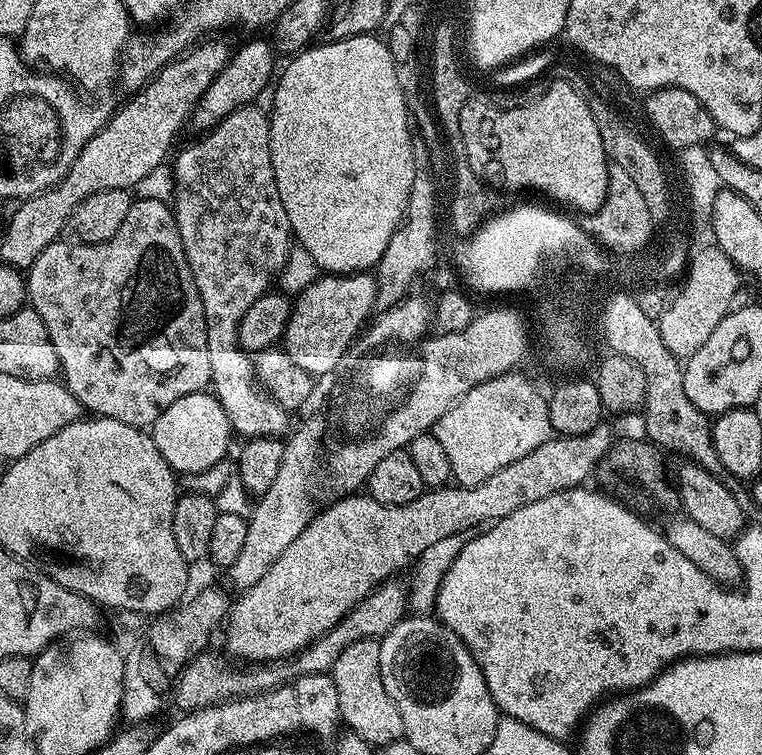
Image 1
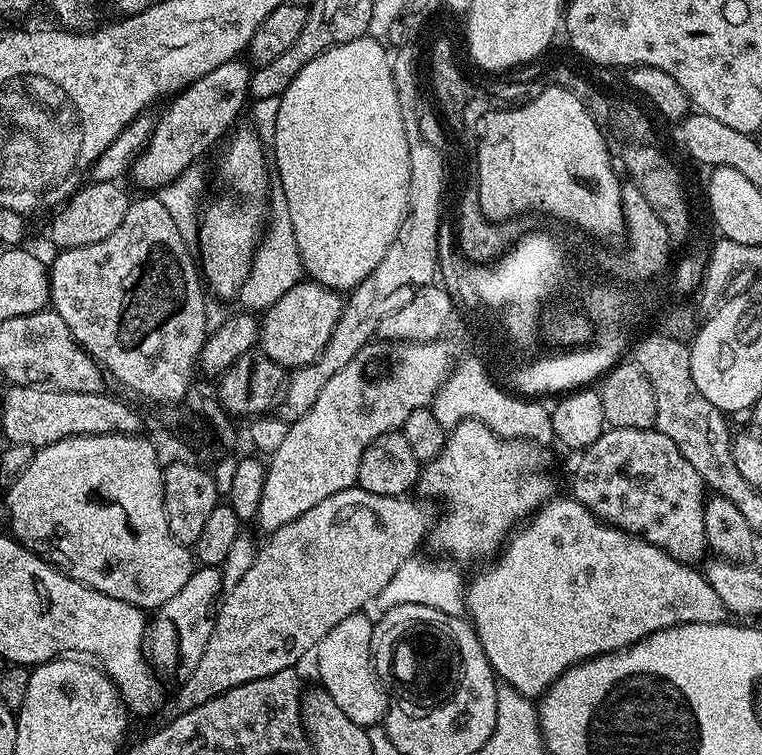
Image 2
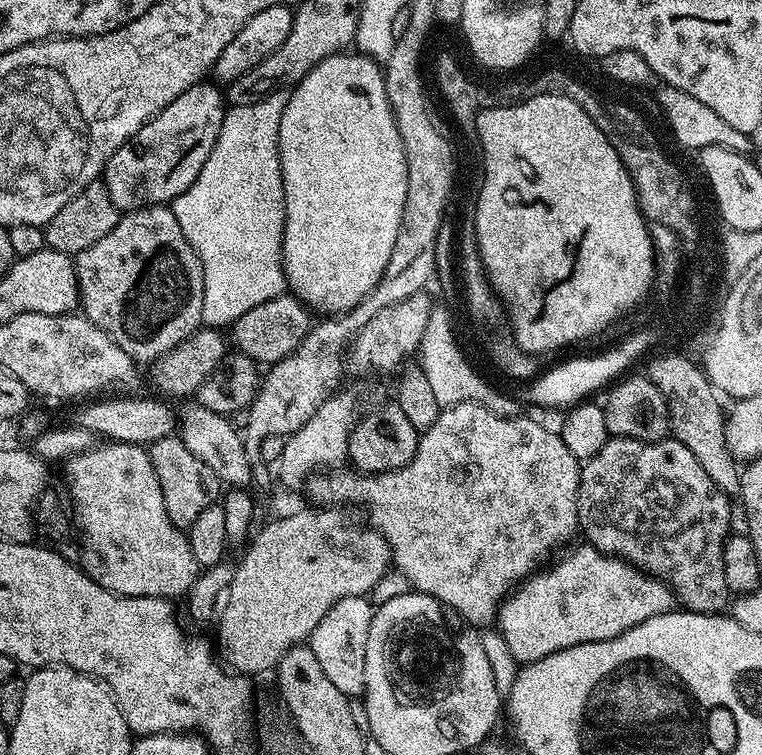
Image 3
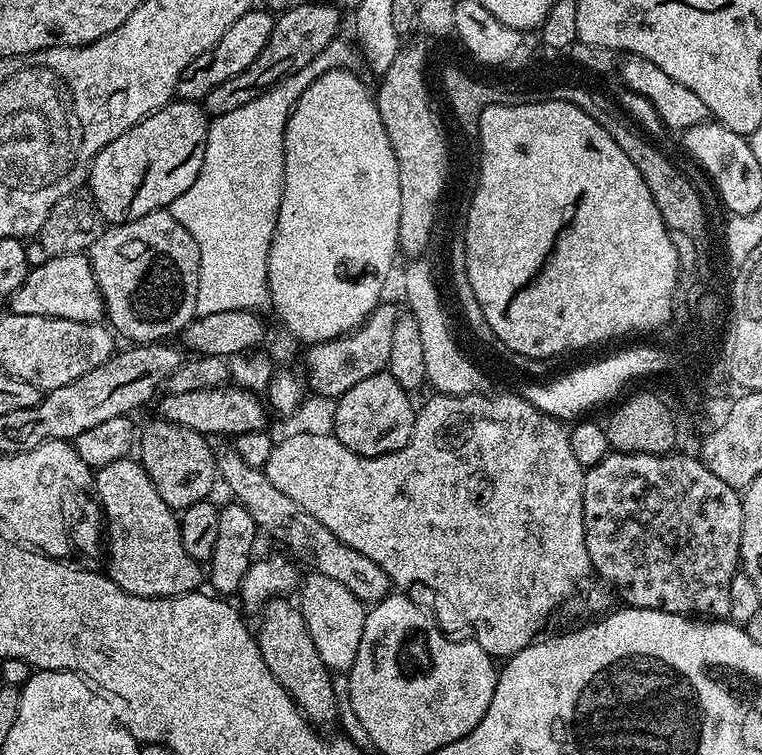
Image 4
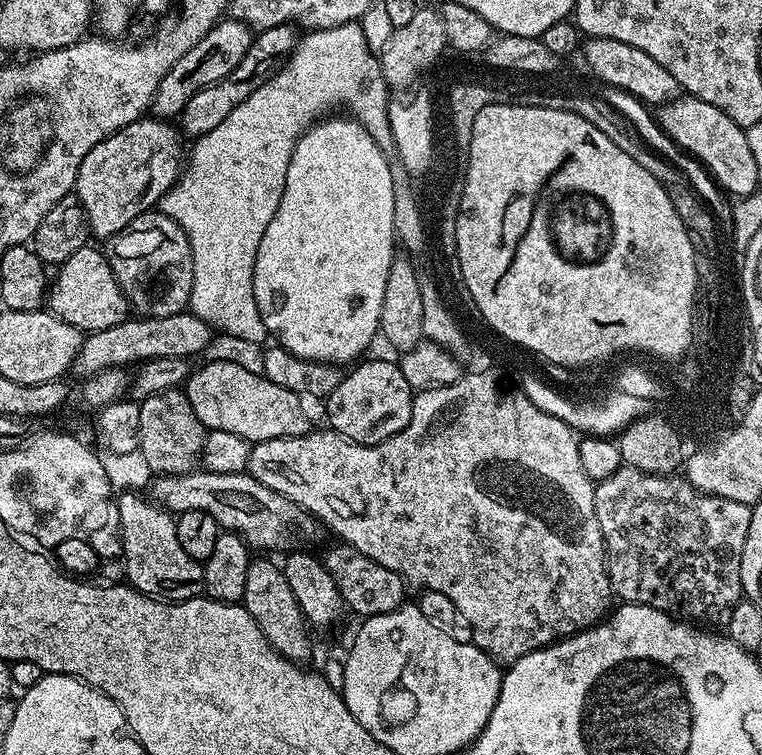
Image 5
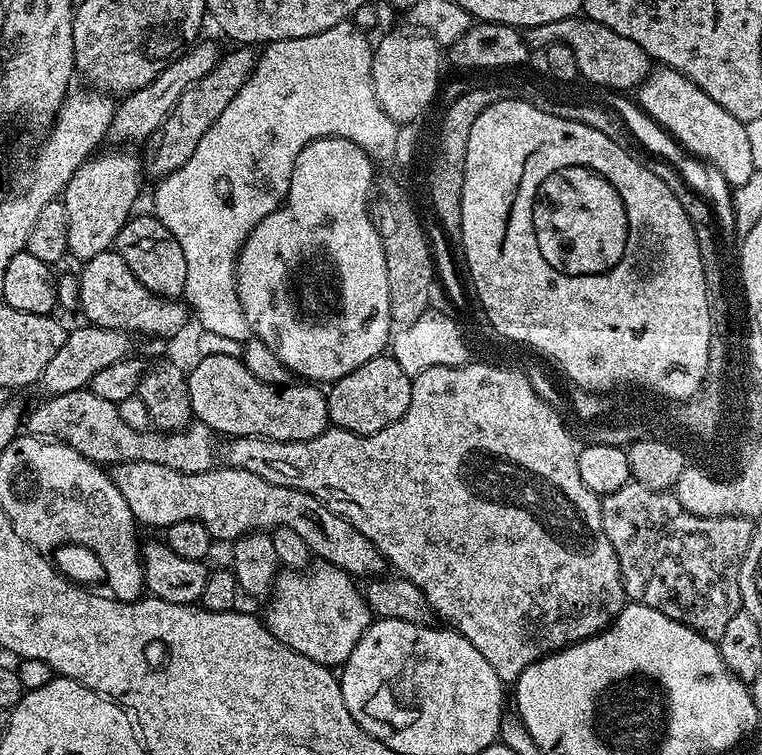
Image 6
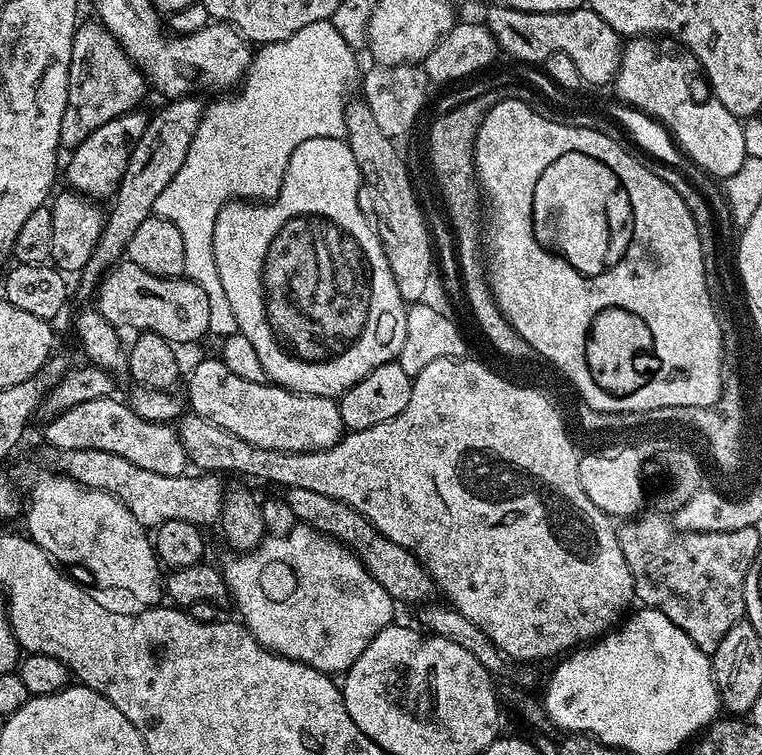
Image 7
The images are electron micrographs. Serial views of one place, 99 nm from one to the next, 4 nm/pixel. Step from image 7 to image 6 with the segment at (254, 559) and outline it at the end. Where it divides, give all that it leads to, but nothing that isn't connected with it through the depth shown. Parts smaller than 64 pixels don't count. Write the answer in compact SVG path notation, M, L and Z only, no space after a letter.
M323 562L313 563L307 570L281 571L266 603L268 609L265 610L264 616L262 615L262 623L268 627L270 634L274 634L278 642L290 646L290 650L298 650L298 654L306 654L306 658L330 669L343 666L347 662L354 646L358 646L362 634L366 634L368 627L374 623L361 585L338 566Z

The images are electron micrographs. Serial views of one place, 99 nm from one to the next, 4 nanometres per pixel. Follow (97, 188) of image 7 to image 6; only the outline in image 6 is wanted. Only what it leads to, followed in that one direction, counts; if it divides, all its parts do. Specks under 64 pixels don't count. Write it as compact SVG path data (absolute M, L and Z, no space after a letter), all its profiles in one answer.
M207 38L201 39L193 44L191 49L185 52L179 60L165 64L159 72L155 73L150 86L127 93L121 99L124 101L116 104L116 112L112 116L106 135L107 143L112 143L109 144L112 146L124 146L127 145L124 144L127 140L147 141L148 137L154 134L154 130L158 130L158 126L162 126L162 122L166 122L166 114L170 114L170 110L174 110L178 98L182 98L182 94L190 85L198 82L198 78L210 74L210 70L214 70L214 66L220 61L221 55L222 48L219 48L214 41L207 40Z

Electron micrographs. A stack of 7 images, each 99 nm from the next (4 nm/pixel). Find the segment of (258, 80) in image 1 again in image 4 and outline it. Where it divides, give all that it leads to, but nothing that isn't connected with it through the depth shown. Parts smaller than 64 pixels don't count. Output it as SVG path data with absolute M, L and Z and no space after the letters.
M176 98L165 108L152 112L139 124L126 130L126 134L118 134L114 142L102 146L102 150L98 150L98 154L88 167L86 181L87 191L98 206L100 217L109 225L125 224L151 212L167 209L174 202L174 198L186 194L186 190L194 186L194 178L198 178L198 170L202 170L209 123L210 117L199 103Z

